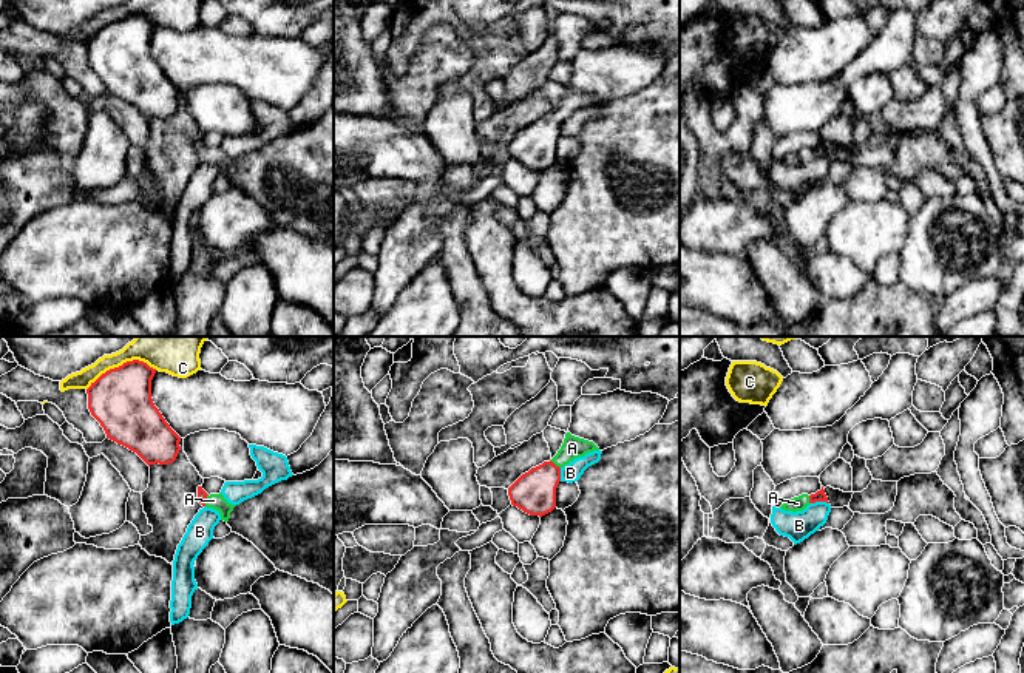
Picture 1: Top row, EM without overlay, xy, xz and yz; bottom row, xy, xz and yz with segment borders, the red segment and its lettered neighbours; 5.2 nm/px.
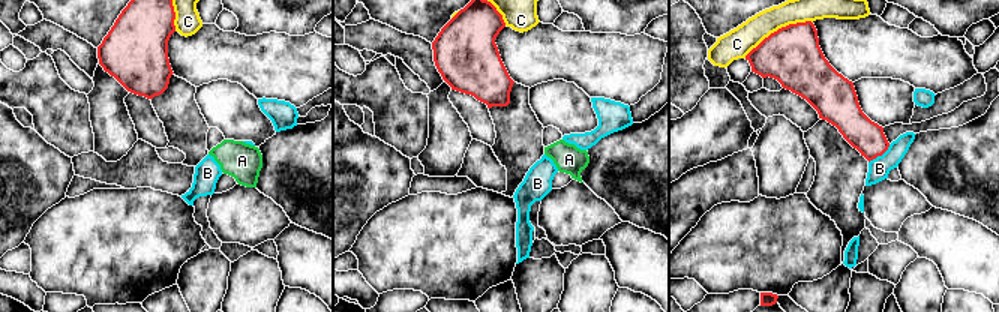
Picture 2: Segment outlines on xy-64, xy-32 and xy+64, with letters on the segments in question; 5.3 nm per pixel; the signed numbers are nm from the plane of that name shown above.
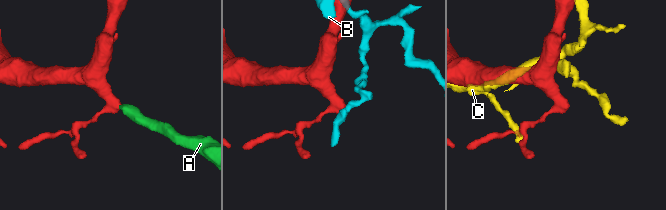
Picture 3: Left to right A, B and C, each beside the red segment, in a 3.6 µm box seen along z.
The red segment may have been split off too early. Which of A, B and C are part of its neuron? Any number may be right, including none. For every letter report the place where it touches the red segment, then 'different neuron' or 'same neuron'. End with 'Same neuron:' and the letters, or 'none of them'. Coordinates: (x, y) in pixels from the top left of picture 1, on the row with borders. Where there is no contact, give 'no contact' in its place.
A: contact xz (553, 463); same neuron
B: contact yz (819, 500); different neuron
C: contact xy (122, 365); different neuron
Same neuron: A

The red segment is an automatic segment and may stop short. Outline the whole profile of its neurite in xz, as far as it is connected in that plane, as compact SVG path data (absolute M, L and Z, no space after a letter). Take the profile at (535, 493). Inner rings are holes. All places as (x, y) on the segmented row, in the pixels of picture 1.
M567 432L561 449L550 462L531 468L508 488L511 505L530 516L542 517L551 512L556 508L561 469L575 458L593 451L599 451L593 441Z

